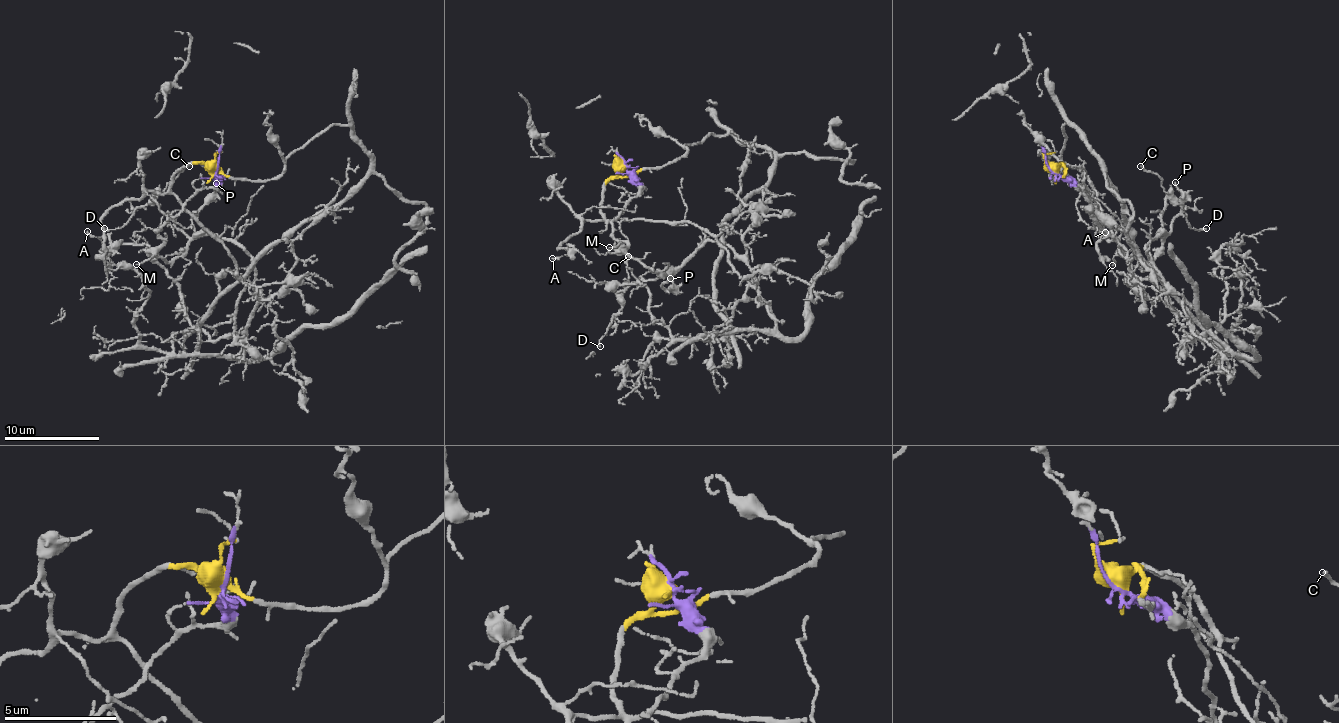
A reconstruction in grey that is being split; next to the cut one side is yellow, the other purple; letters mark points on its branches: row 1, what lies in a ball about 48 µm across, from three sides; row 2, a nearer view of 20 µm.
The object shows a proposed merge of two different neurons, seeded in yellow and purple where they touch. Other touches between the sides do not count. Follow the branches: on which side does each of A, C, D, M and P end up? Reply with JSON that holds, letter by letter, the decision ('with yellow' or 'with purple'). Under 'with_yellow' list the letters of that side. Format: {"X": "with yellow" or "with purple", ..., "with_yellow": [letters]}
{"A": "with yellow", "C": "with purple", "D": "with purple", "M": "with purple", "P": "with purple", "with_yellow": ["A"]}

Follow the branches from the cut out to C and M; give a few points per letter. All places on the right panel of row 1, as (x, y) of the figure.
C: (1053, 171), (1081, 185), (1095, 226), (1144, 262), (1152, 259), (1162, 238), (1167, 198), (1158, 176), (1140, 166)
M: (1053, 171), (1070, 176), (1088, 195), (1095, 226), (1120, 248), (1112, 257), (1112, 264)

